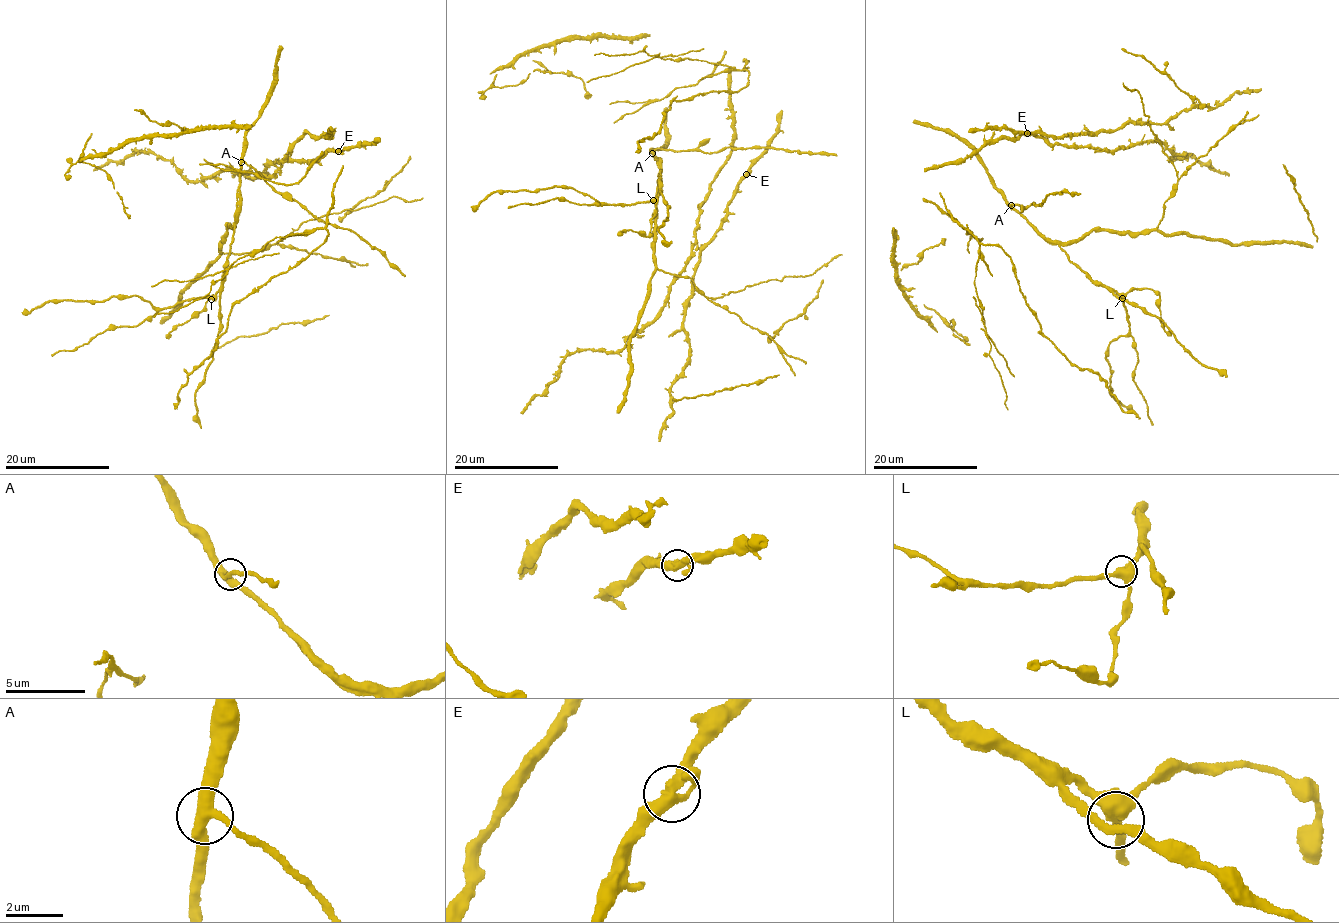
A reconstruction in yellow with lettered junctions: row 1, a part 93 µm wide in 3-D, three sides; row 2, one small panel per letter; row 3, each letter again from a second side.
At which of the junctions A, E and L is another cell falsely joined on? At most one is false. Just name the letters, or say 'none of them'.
none of them

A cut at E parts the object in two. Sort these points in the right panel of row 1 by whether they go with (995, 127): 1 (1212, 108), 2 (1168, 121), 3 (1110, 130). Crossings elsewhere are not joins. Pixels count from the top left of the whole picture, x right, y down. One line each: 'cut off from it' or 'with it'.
1: cut off from it
2: cut off from it
3: cut off from it

